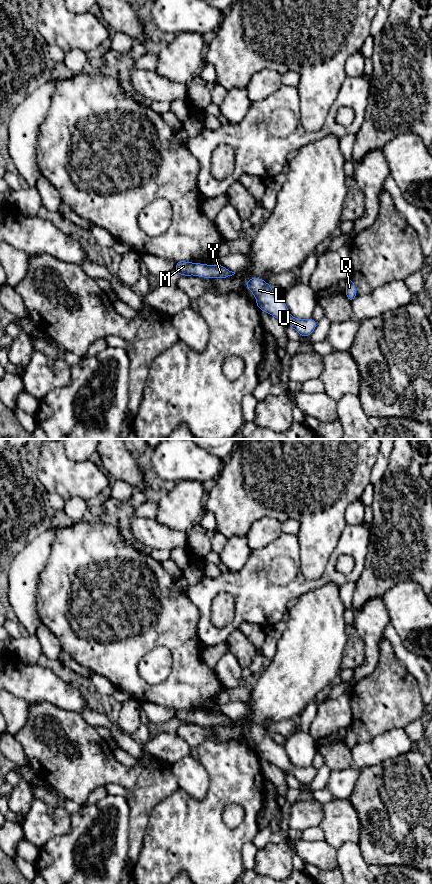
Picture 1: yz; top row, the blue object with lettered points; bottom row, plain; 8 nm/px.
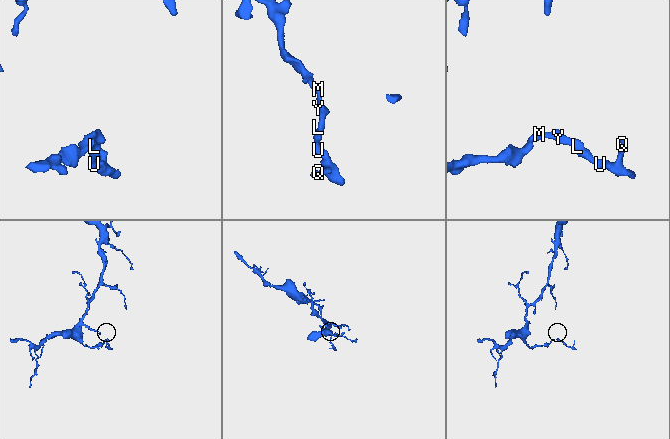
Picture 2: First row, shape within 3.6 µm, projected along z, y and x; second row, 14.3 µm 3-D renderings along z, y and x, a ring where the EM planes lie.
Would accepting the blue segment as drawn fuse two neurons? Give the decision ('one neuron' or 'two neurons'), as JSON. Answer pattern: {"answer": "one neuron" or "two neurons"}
{"answer": "one neuron"}

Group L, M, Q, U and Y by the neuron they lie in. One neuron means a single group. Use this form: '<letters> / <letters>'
L M Q U Y

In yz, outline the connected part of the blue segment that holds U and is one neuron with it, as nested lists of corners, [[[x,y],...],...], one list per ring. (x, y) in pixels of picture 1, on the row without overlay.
[[[253,725],[247,729],[245,734],[254,742],[258,757],[287,770],[300,784],[310,784],[316,776],[317,770],[312,766],[293,766],[288,759],[284,747],[276,744],[272,740],[271,733],[267,732],[264,728]]]

